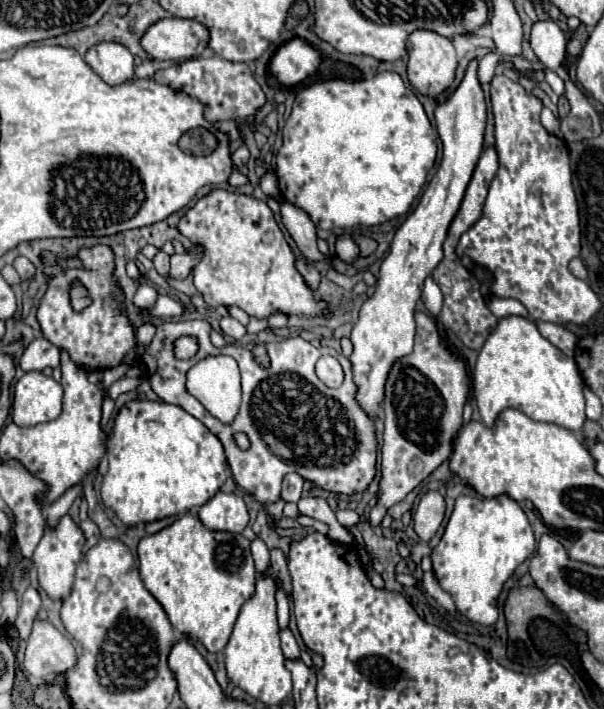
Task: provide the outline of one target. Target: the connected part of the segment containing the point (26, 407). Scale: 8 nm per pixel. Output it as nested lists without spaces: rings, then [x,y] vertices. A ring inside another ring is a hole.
[[[39,371],[25,373],[15,385],[11,409],[11,419],[19,427],[53,421],[63,409],[63,387]]]

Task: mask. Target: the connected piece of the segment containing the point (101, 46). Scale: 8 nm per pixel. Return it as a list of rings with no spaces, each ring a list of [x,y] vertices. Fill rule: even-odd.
[[[97,43],[87,49],[85,61],[109,85],[121,85],[133,77],[133,55],[121,43]]]

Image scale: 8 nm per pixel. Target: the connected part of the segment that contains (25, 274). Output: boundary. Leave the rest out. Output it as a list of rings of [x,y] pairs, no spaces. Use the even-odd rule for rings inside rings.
[[[17,257],[17,259],[13,261],[13,267],[17,269],[17,273],[19,273],[21,279],[29,279],[29,277],[35,273],[33,263],[31,263],[29,259],[25,259],[25,257]]]

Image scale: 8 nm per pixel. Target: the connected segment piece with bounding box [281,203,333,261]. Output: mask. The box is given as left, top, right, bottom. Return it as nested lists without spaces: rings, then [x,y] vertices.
[[[283,203],[281,205],[281,217],[283,217],[283,225],[287,227],[293,241],[297,243],[297,247],[301,249],[301,253],[307,259],[311,259],[311,261],[325,261],[325,259],[333,261],[333,255],[323,255],[317,249],[315,225],[307,217],[307,213],[303,213],[303,209],[299,209],[299,207],[291,205],[291,203]]]

